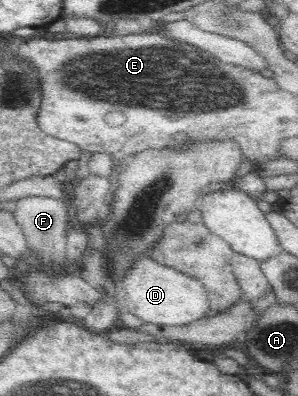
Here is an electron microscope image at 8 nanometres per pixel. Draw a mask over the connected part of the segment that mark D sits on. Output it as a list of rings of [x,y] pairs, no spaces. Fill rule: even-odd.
[[[141,256],[137,262],[133,262],[131,267],[122,276],[121,281],[123,281],[123,288],[126,292],[124,302],[121,304],[122,310],[132,312],[141,320],[151,324],[167,326],[186,325],[207,316],[210,310],[207,290],[203,287],[203,283],[195,278],[189,278],[189,276],[177,272],[177,270],[171,270],[168,266],[161,266],[159,262],[149,256]]]

